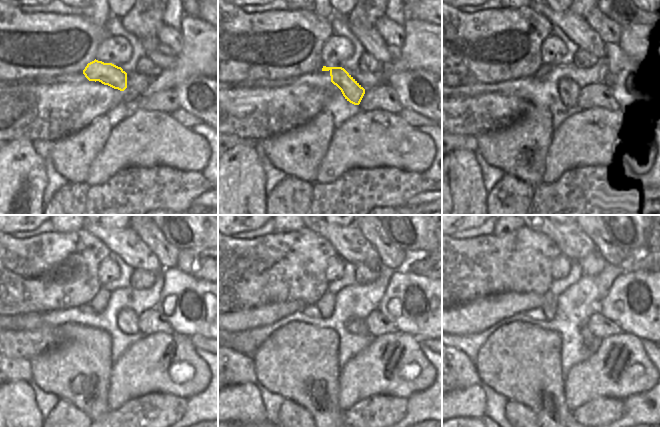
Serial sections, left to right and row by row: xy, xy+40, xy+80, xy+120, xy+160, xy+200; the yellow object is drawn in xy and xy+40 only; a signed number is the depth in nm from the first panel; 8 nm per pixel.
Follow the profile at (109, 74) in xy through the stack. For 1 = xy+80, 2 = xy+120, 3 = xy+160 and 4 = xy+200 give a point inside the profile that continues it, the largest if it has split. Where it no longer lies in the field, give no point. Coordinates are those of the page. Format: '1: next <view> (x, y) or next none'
1: next xy+80 (569, 91)
2: next xy+120 (128, 321)
3: next xy+160 (357, 326)
4: next xy+200 (586, 334)

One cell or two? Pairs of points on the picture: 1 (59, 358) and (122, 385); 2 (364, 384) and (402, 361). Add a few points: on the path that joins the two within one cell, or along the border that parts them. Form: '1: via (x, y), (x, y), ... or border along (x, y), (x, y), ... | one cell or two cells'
1: border along (114, 362), (111, 368), (106, 402) | two cells
2: via (375, 380), (388, 380), (393, 372) | one cell

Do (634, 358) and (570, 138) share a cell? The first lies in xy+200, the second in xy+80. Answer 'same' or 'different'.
same

